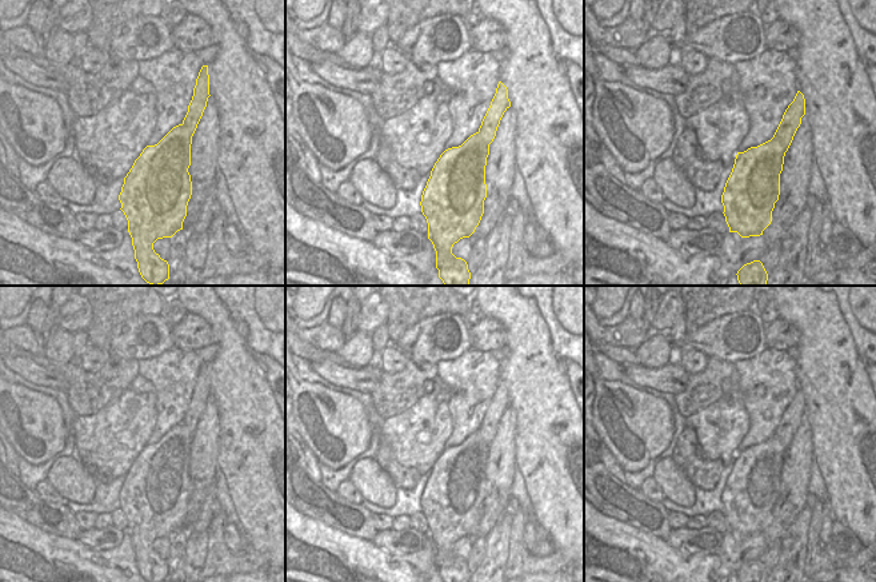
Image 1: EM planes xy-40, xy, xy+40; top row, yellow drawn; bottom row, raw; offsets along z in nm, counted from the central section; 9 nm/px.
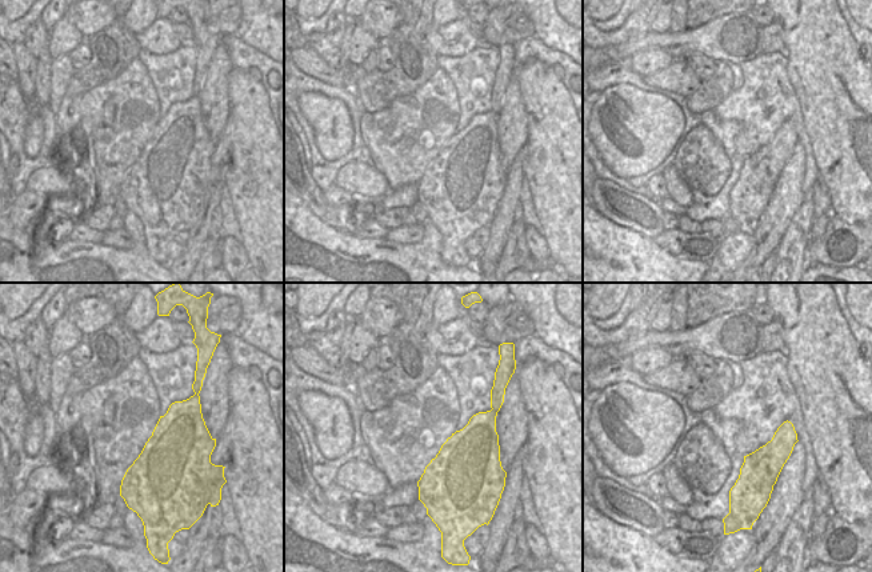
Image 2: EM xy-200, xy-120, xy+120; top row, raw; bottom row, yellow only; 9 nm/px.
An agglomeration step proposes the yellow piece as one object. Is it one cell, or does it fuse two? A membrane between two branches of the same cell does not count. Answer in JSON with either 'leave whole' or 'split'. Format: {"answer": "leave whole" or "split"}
{"answer": "split"}

